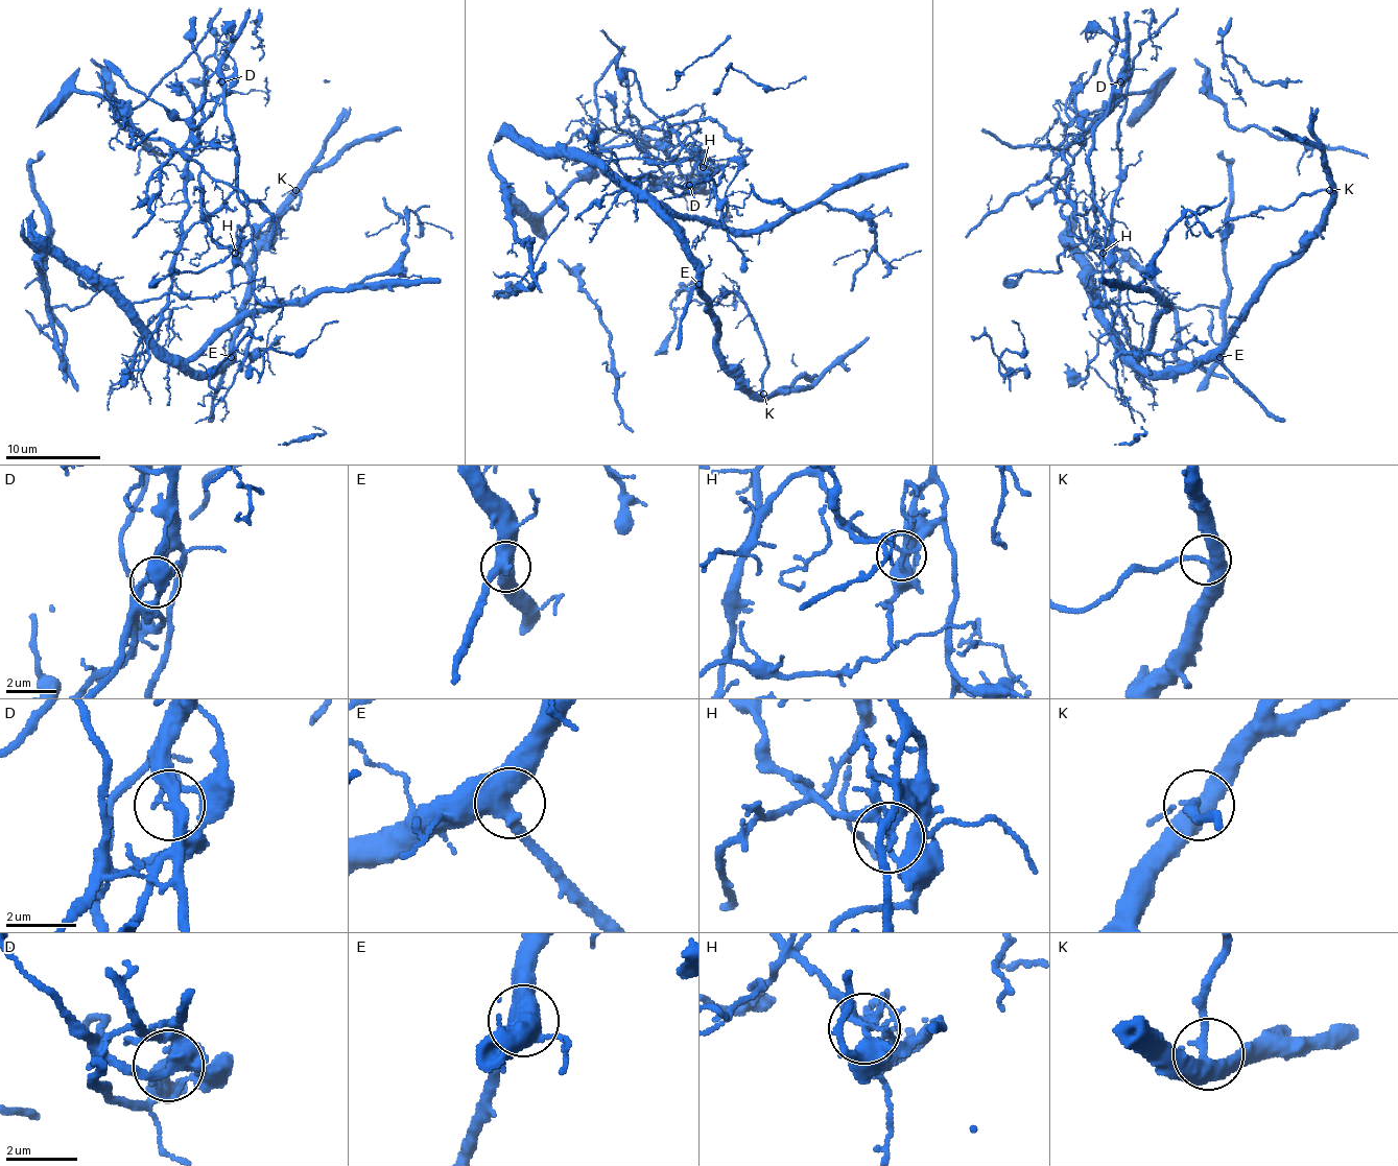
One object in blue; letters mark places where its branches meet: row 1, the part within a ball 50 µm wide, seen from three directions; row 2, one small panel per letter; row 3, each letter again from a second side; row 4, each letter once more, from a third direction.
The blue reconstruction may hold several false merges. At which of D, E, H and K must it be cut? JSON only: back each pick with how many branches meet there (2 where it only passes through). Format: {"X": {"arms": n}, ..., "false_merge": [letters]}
{"D": {"arms": 3}, "H": {"arms": 4}, "false_merge": ["D", "H"]}

